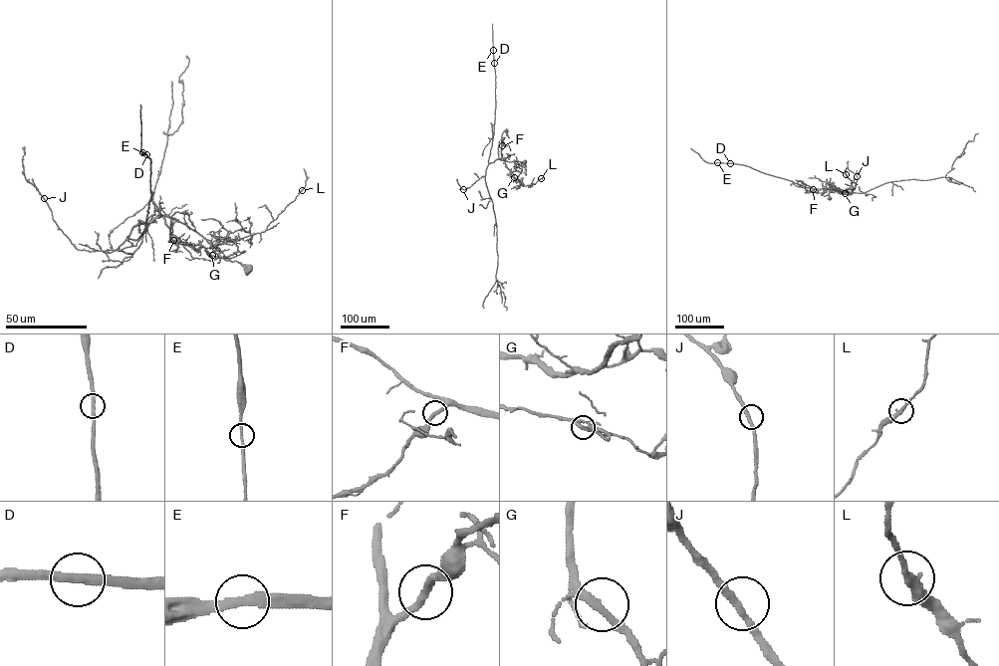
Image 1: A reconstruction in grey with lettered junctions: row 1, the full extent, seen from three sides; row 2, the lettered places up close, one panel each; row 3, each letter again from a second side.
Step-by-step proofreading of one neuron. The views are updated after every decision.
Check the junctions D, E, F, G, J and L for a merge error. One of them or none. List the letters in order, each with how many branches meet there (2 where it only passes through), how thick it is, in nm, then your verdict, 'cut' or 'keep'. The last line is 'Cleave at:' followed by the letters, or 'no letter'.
D: branches 2; calibre 320 nm; keep
E: branches 2; calibre 280 nm; keep
F: branches 2; calibre 280 nm; keep
G: branches 2; calibre 260 nm; keep
J: branches 2; calibre 280 nm; keep
L: branches 2; calibre 280 nm; keep
Cleave at: no letter

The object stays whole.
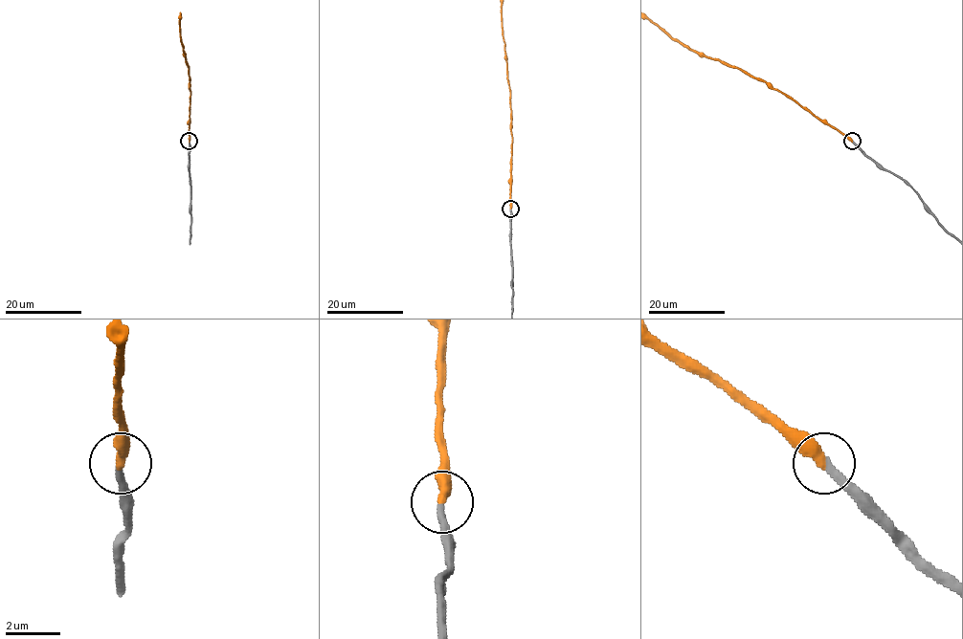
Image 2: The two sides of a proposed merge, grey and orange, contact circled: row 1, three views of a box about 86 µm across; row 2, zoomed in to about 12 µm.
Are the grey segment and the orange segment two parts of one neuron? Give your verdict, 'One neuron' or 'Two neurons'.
One neuron

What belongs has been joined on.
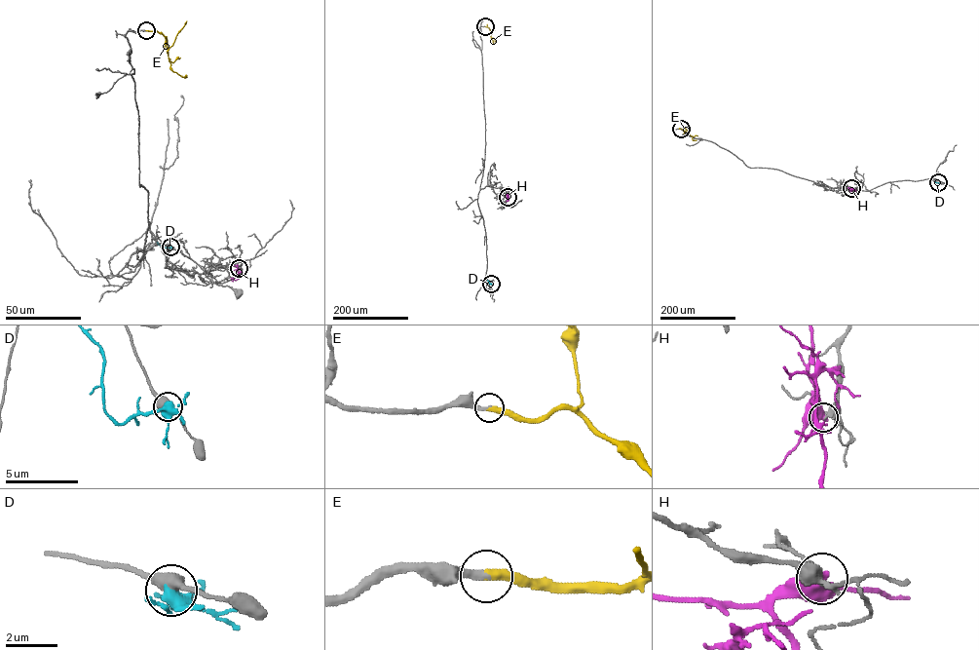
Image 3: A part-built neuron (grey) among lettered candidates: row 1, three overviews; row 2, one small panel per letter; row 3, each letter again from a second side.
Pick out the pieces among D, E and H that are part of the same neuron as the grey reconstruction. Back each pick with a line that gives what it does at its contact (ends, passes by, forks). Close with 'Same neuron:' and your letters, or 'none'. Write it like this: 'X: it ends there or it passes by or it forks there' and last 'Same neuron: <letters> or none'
E: it ends there
Same neuron: E

